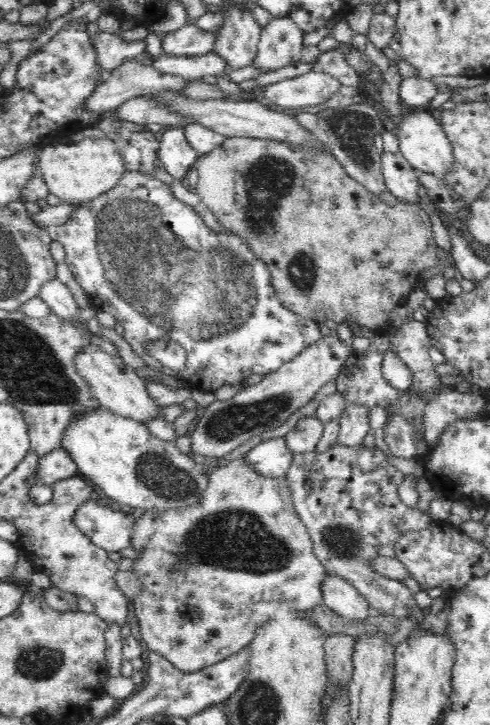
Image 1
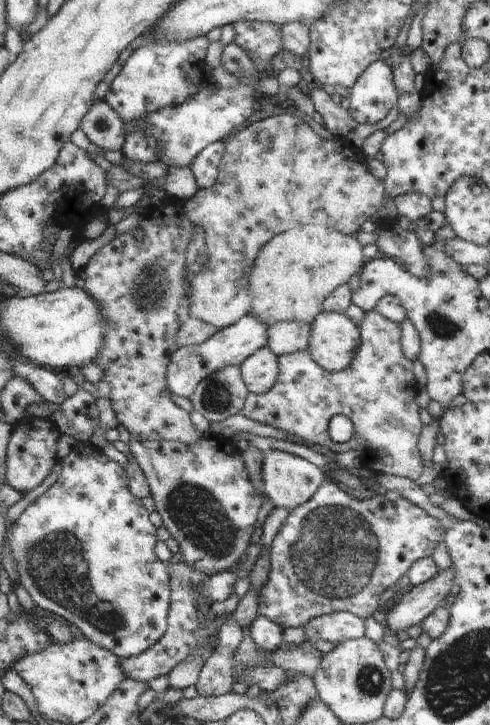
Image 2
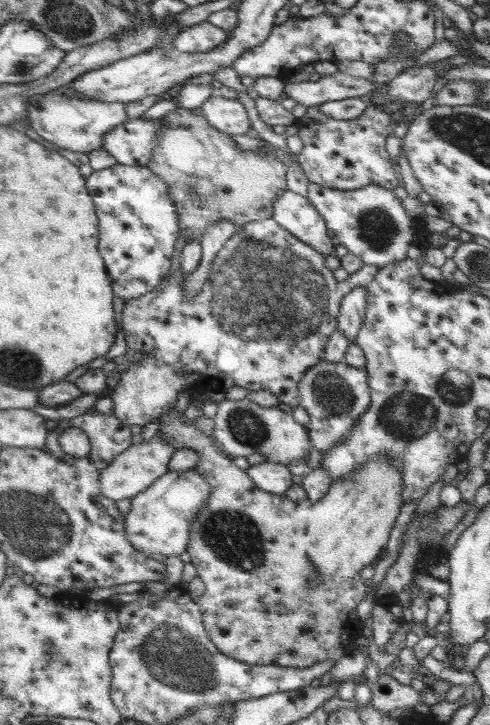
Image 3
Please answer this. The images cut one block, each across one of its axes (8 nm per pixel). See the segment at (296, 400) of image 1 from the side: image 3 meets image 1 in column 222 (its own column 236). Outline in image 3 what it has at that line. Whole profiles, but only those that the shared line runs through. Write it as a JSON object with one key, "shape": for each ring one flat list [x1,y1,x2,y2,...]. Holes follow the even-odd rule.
{"shape":[[247,398,239,402,225,400,219,404,217,416,213,420,217,422,213,436,223,446,223,450,231,454,233,458,237,456,249,458,251,454,263,454,267,456,269,462,283,464,283,466,291,466,291,464,309,460,309,452,313,446,311,434,307,434,309,428,297,422,291,410,287,408,263,408]]}

